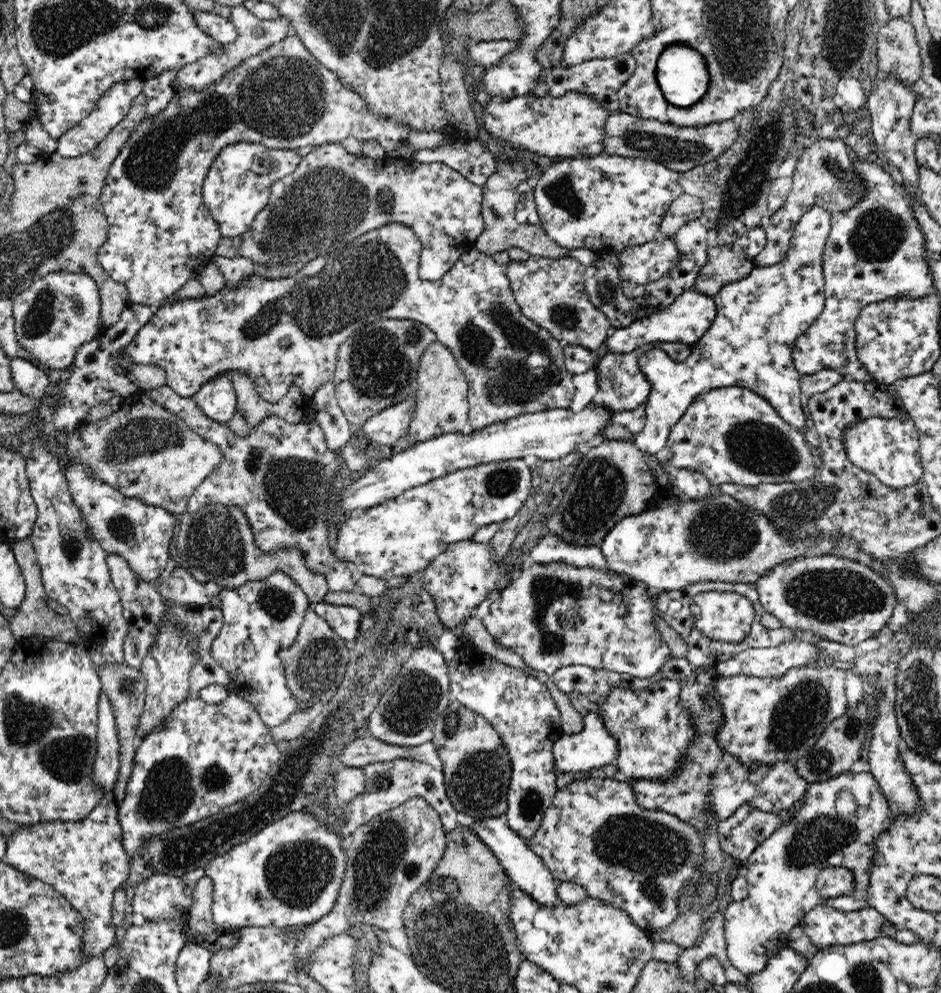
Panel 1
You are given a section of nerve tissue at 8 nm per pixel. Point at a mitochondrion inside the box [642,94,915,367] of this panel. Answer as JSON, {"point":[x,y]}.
{"point":[742,190]}

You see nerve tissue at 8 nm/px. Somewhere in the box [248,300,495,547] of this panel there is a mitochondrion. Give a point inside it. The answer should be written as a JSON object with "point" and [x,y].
{"point":[380,367]}

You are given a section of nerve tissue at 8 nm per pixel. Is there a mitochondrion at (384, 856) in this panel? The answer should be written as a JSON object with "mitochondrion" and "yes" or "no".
{"mitochondrion":"yes"}

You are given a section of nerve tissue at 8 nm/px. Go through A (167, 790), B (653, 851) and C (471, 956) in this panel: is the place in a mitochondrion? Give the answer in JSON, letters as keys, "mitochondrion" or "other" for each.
{"A":"mitochondrion","B":"mitochondrion","C":"mitochondrion"}

